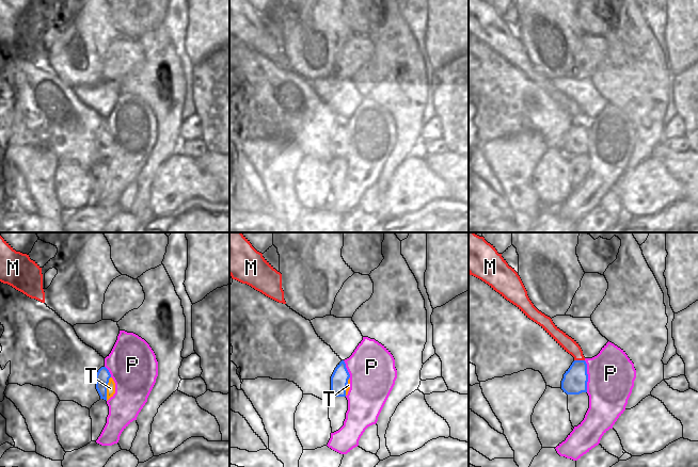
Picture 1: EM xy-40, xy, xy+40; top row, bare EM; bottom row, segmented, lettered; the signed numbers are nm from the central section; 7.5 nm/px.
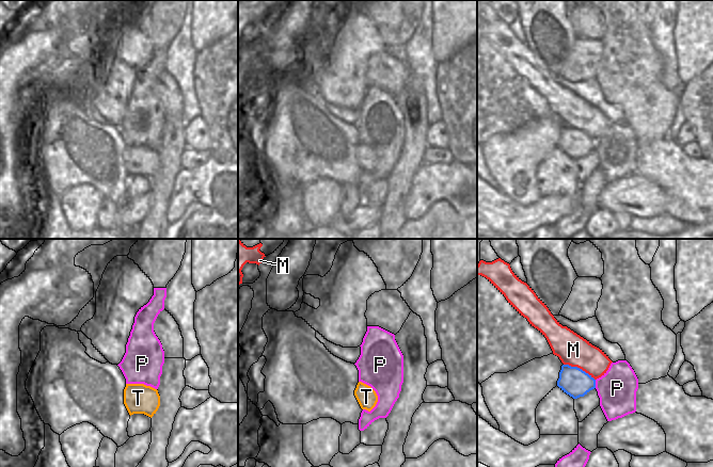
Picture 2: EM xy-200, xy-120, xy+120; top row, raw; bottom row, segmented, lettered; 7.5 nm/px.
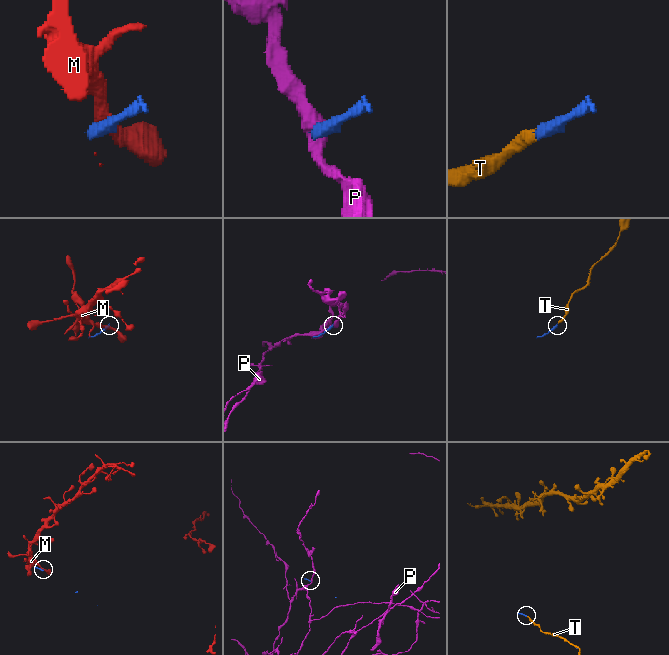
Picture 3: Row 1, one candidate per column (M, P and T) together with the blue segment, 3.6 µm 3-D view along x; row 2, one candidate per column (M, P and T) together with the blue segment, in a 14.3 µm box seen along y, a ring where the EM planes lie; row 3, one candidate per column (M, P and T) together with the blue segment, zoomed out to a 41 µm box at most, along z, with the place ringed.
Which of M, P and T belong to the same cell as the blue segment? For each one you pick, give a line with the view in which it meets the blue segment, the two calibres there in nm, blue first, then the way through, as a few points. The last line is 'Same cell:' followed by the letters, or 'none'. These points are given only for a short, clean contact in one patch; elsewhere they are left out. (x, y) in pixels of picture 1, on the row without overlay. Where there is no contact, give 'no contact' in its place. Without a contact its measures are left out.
T: xy-40 | 100/60 nm | across xy-40 (102, 137), (106, 149), (111, 146)
Same cell: T

